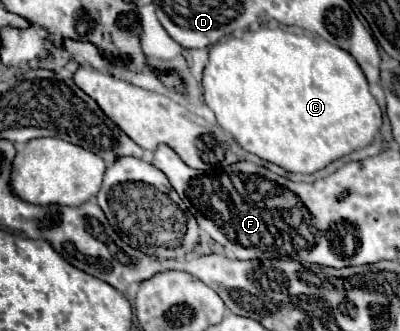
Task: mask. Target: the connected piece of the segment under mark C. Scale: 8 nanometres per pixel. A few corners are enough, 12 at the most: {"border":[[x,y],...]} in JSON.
{"border":[[259,28],[209,48],[203,98],[251,154],[311,174],[381,110],[355,58]]}

